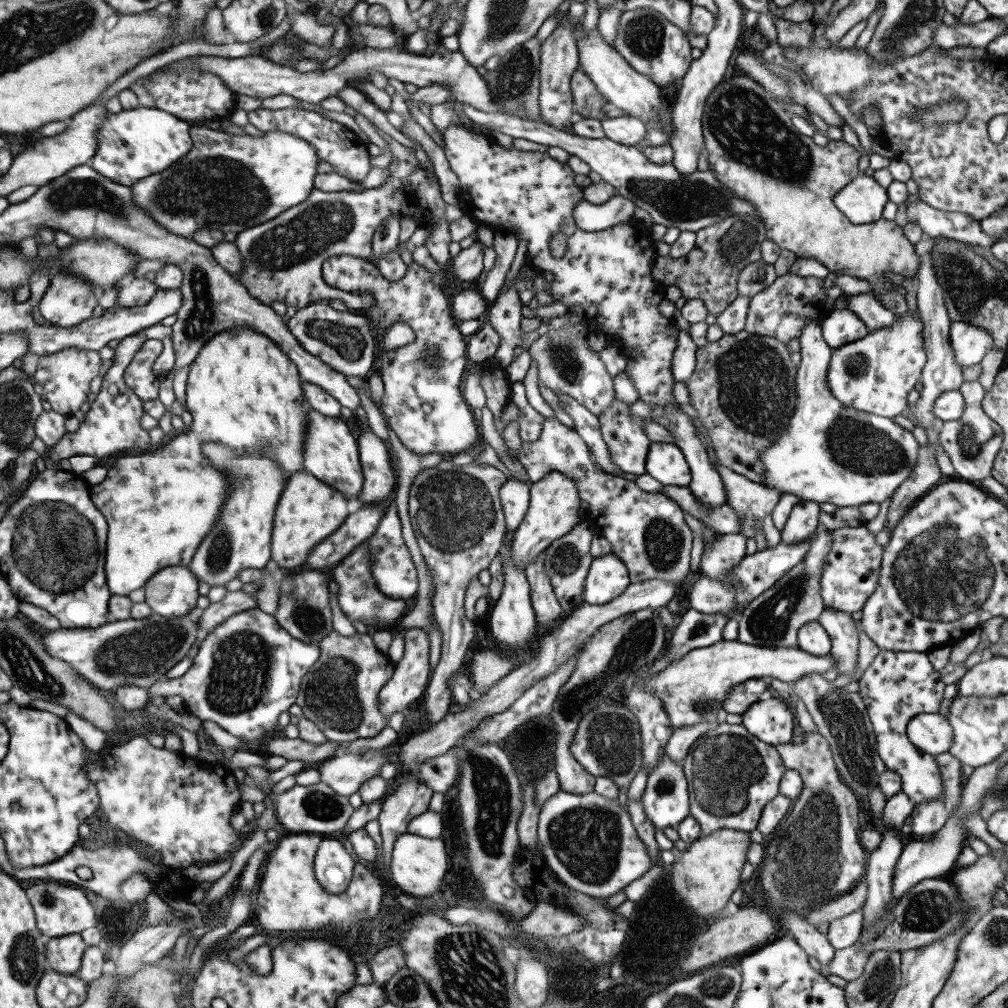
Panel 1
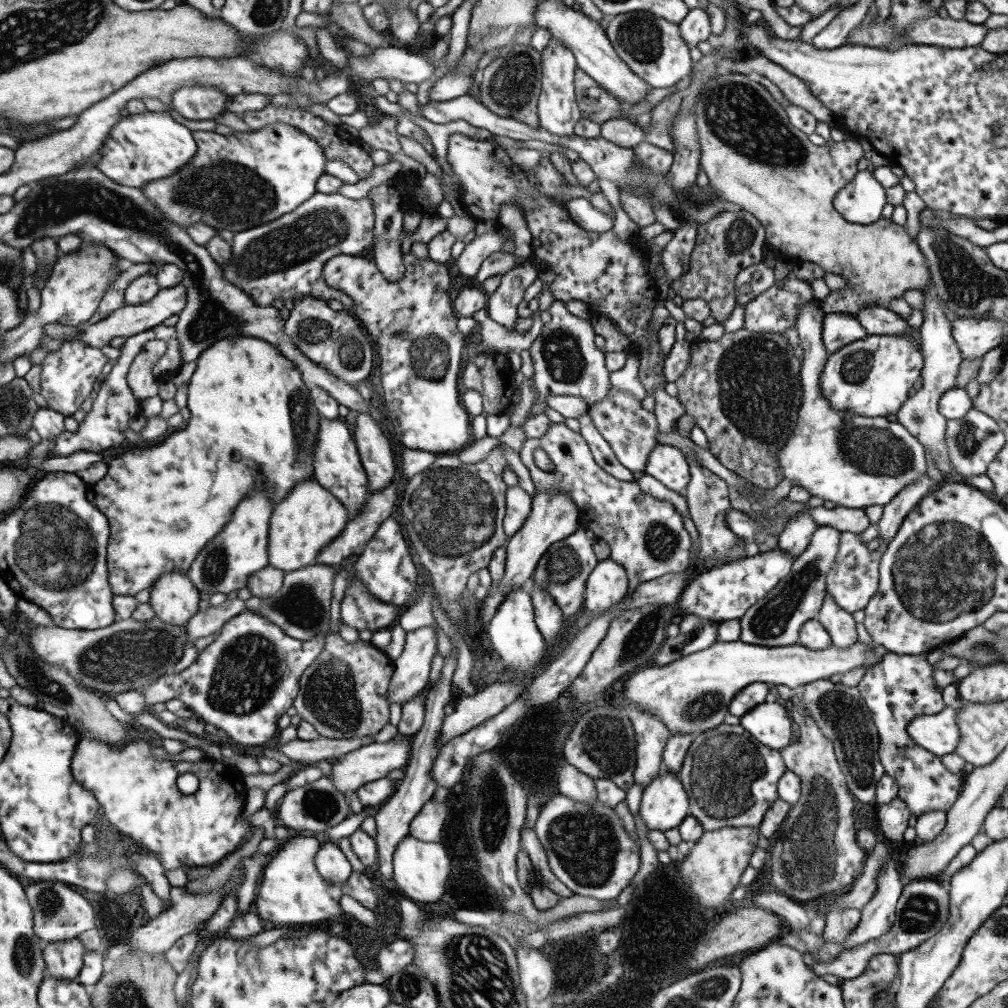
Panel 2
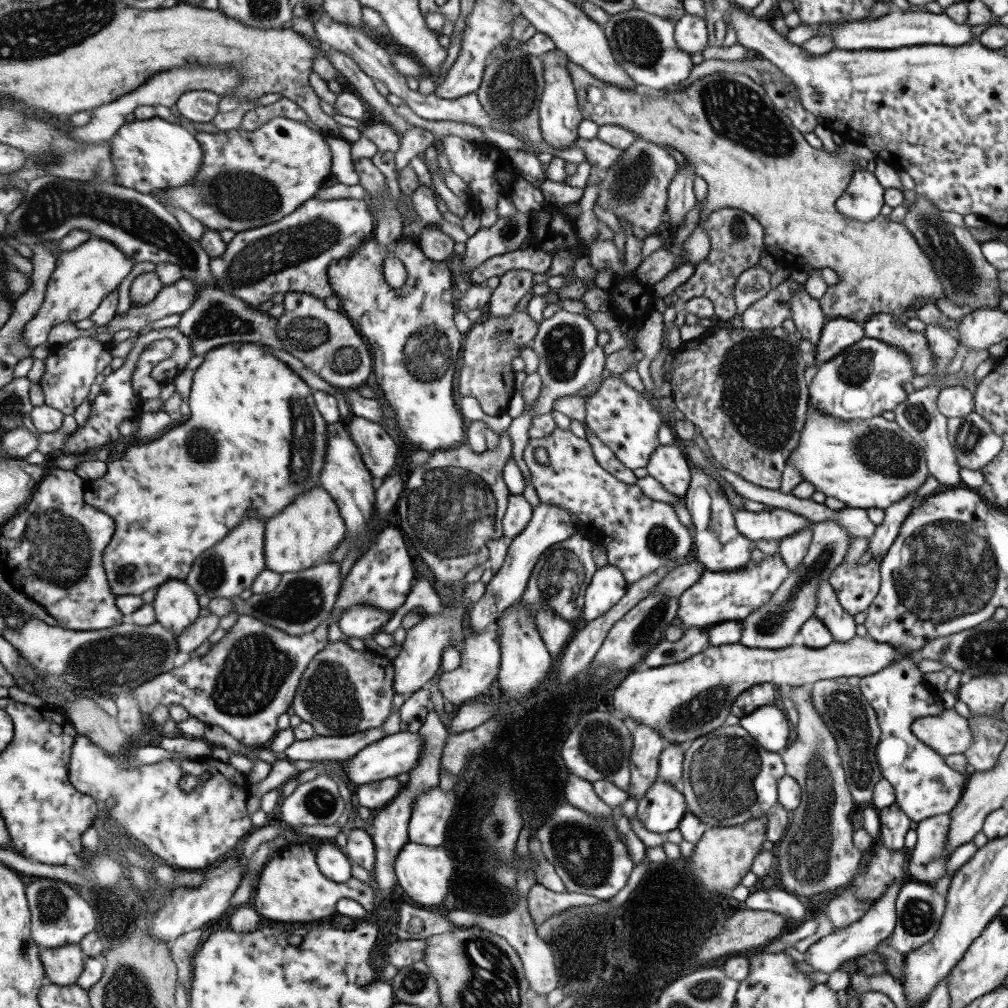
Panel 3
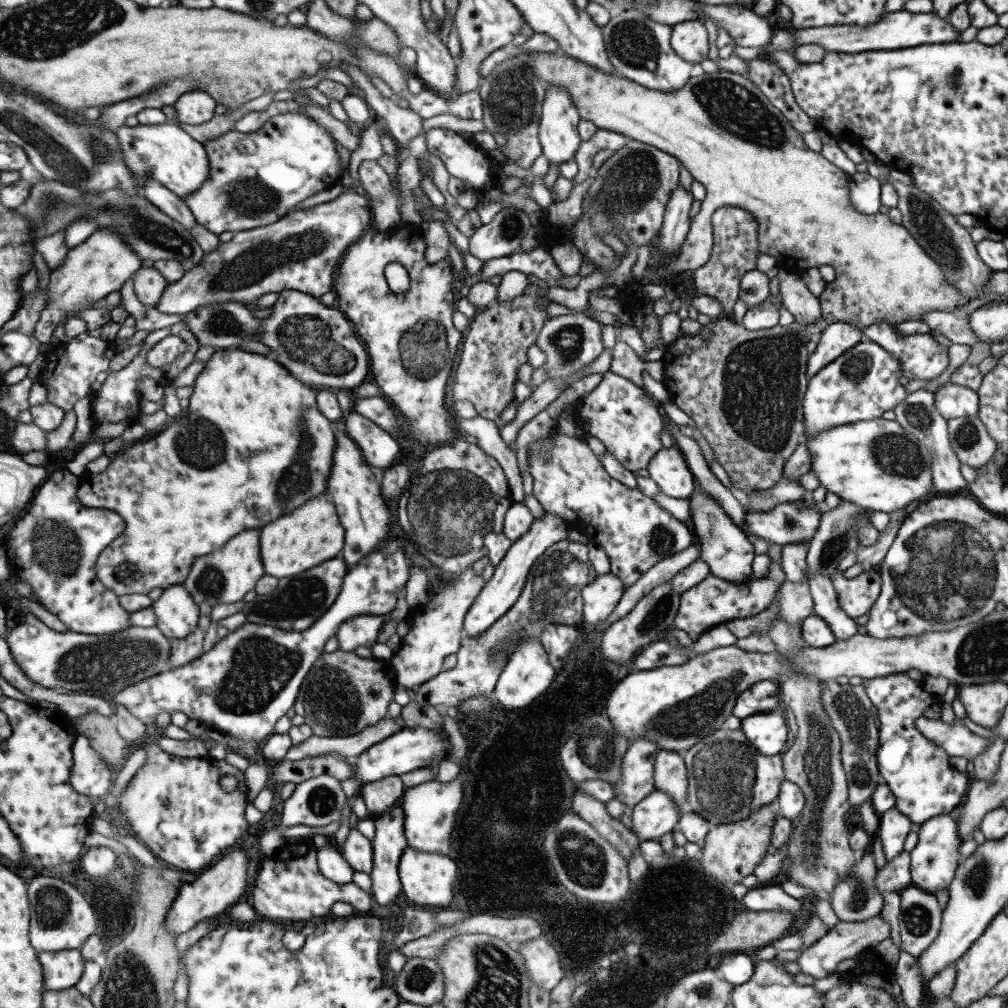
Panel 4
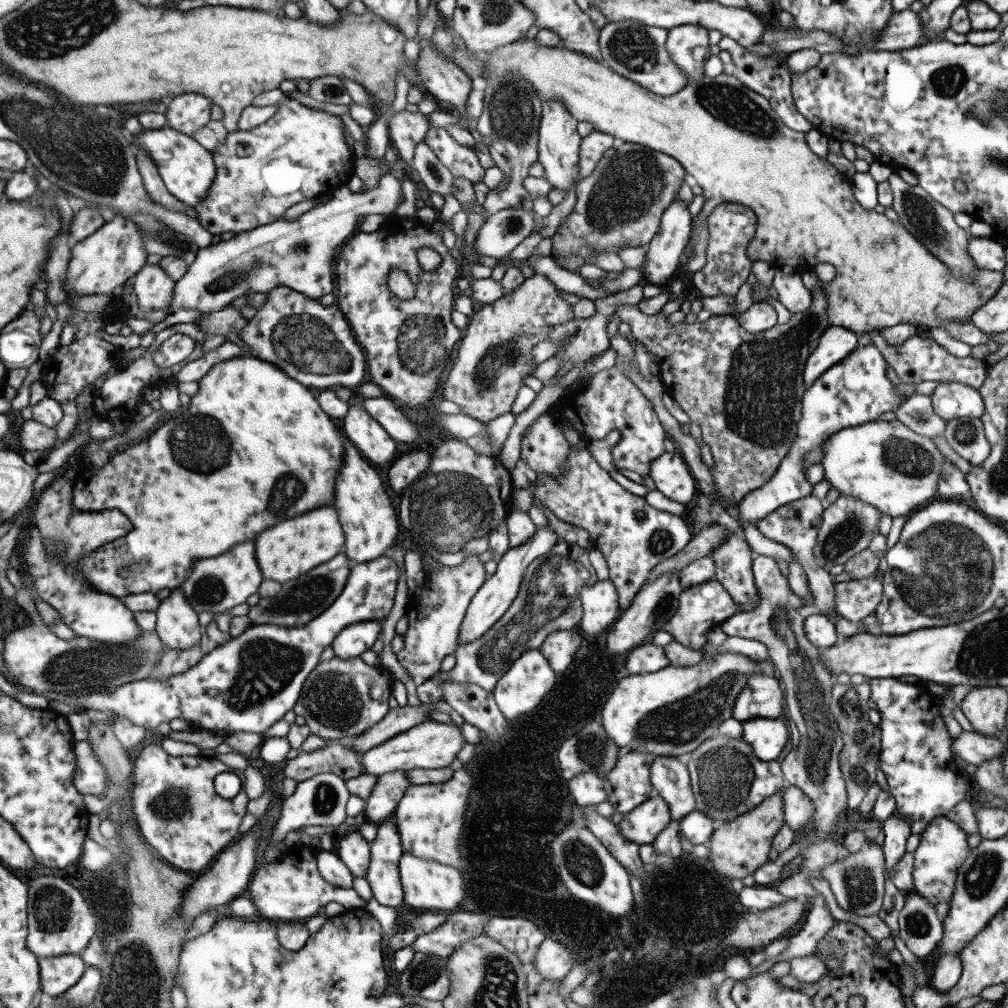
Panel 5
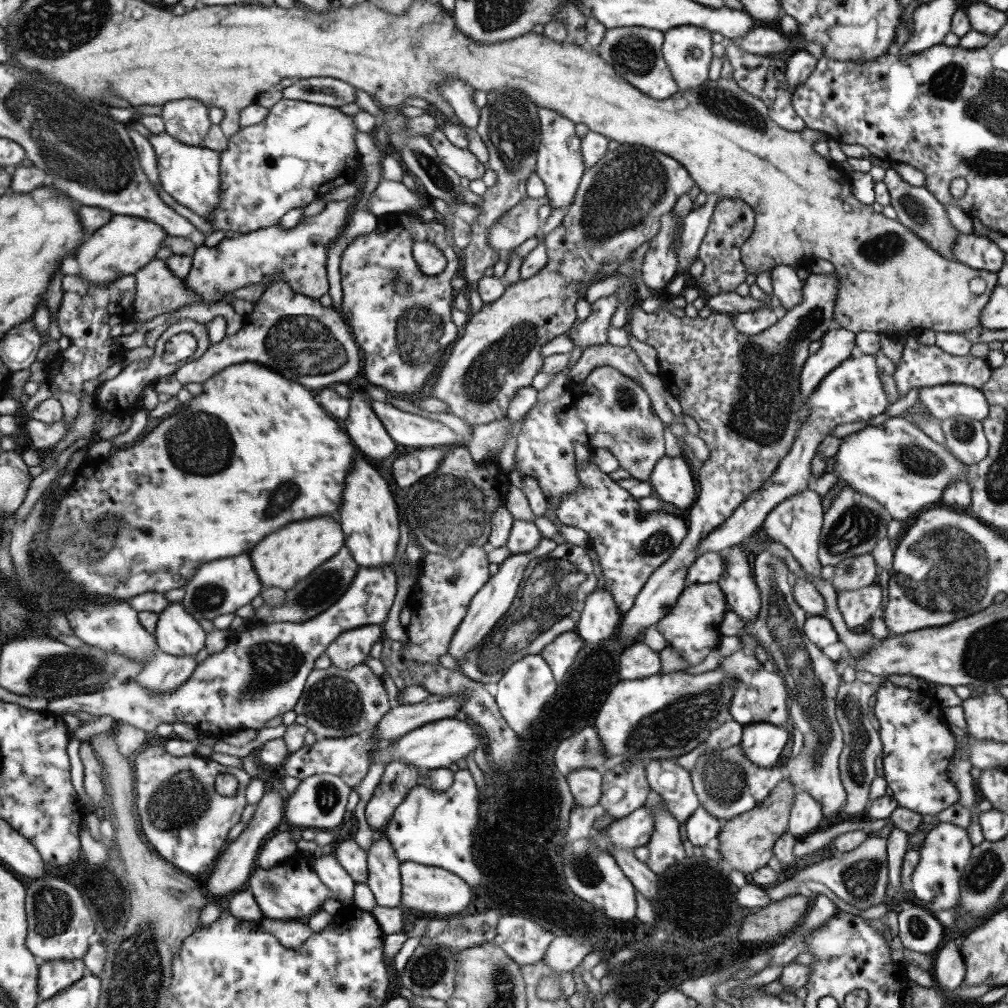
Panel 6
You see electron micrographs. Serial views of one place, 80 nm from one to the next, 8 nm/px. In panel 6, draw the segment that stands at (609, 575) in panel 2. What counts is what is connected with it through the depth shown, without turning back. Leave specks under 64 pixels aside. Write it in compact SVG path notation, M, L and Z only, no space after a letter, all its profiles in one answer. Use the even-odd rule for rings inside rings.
M605 588L594 589L586 597L575 631L582 640L599 644L616 634L621 626L622 613Z

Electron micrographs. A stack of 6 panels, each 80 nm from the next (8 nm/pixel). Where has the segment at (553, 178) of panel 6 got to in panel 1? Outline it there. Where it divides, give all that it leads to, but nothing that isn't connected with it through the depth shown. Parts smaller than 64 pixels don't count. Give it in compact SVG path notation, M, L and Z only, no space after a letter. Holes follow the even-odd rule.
M571 1L569 3L569 8L566 11L566 21L563 21L560 25L555 27L555 30L540 44L540 61L539 61L539 77L540 77L540 86L539 86L539 95L538 95L538 114L541 117L541 123L545 123L555 130L565 130L565 126L572 126L570 123L570 118L572 112L573 98L571 93L571 74L578 69L579 58L577 58L578 50L577 45L575 44L574 30L572 26L576 22L580 22L583 19L583 13L585 10L585 4Z

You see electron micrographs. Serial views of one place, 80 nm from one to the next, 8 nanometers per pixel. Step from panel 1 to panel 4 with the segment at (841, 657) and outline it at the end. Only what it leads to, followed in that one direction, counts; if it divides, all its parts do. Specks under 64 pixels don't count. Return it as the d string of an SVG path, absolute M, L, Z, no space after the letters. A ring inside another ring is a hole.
M815 575L815 577L808 578L807 584L809 586L809 593L813 602L812 615L820 617L825 624L829 626L833 636L837 641L853 636L857 631L857 624L853 619L846 616L837 604L836 594L834 592L831 580L829 577Z

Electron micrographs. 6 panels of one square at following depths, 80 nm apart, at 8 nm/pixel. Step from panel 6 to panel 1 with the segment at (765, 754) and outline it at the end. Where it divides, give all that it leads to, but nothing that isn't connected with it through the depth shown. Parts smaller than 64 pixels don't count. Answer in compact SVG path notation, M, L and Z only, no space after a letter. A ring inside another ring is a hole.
M766 695L749 705L740 724L761 742L775 746L789 742L793 717L793 711L782 700Z

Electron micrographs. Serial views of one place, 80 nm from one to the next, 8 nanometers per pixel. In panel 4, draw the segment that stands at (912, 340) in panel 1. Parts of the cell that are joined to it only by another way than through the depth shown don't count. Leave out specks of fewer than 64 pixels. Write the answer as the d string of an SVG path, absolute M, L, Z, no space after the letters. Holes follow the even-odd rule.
M862 339L853 348L845 350L806 383L801 441L806 444L807 439L832 426L879 418L885 410L893 410L899 403L905 403L905 390L897 381L901 374L900 362L875 342Z

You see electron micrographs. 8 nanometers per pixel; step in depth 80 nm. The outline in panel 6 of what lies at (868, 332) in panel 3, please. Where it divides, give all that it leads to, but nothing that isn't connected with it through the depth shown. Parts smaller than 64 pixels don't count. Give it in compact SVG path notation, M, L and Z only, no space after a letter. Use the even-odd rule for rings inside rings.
M912 336L907 338L903 344L902 353L894 366L892 378L895 381L899 398L910 388L934 387L942 384L962 384L980 390L990 377L990 370L990 366L984 359L973 357L969 354L951 356L951 354L943 352L937 346L919 344L916 336Z

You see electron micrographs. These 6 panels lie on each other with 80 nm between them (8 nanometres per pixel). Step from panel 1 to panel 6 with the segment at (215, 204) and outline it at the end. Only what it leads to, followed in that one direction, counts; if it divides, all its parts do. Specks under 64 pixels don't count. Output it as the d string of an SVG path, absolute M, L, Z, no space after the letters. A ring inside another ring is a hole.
M279 100L273 107L270 107L269 113L261 123L251 125L249 127L241 127L238 132L235 132L231 138L228 139L227 147L225 147L219 155L219 208L213 215L209 215L206 221L211 225L213 231L216 230L231 230L236 235L245 234L259 228L270 227L272 224L293 208L305 208L311 201L317 200L320 196L324 196L331 190L336 190L342 184L349 184L354 182L359 175L360 154L355 147L355 123L353 118L349 115L342 114L339 108L312 104L309 102L302 102L297 100Z

